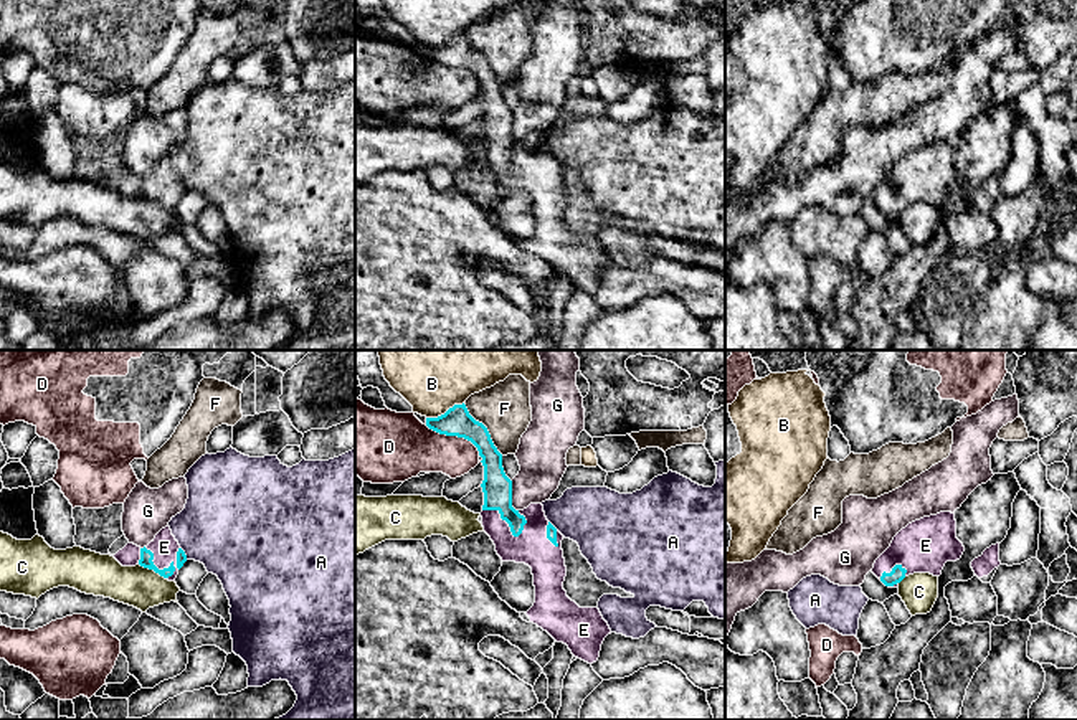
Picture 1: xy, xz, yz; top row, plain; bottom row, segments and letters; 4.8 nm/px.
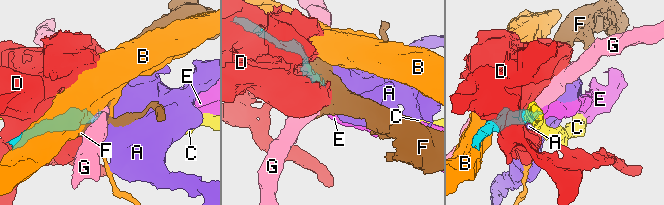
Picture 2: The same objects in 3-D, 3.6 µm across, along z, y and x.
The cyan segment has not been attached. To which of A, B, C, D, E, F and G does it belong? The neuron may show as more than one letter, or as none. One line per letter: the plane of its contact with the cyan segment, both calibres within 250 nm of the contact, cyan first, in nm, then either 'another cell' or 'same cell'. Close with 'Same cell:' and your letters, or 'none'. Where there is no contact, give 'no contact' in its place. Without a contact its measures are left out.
A: xz | 50/320 nm | another cell
B: xz | 140/220 nm | another cell
C: xy | 60/200 nm | another cell
D: xz | 140/280 nm | another cell
E: xy | 60/130 nm | same cell
F: xz | 140/260 nm | another cell
G: xz | 140/240 nm | another cell
Same cell: E

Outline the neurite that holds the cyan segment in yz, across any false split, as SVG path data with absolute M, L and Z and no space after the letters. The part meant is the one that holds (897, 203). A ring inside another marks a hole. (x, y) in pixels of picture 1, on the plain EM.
M951 142L923 147L909 154L875 190L872 203L889 218L913 203L940 206L947 192L956 192L965 182L956 168L956 150Z

